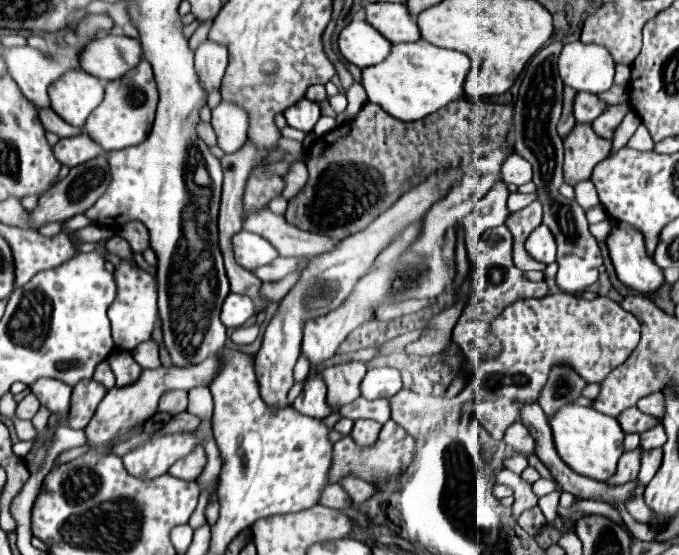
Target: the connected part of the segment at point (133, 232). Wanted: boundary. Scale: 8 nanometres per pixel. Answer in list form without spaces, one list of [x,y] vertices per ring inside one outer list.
[[[131,220],[127,222],[123,228],[121,228],[121,236],[129,242],[131,250],[133,252],[143,252],[145,248],[149,248],[149,232],[147,228],[137,222],[137,220]]]

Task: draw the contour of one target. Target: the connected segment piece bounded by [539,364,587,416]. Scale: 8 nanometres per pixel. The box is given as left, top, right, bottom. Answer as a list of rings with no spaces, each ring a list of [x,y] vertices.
[[[557,364],[555,370],[549,372],[547,384],[539,394],[539,406],[547,416],[551,416],[555,408],[577,400],[585,386],[587,382],[573,368],[567,368],[567,364]]]

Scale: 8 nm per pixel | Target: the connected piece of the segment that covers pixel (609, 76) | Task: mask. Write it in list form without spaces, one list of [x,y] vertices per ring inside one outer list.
[[[569,42],[563,46],[563,52],[559,56],[559,74],[565,84],[573,86],[577,92],[593,92],[601,94],[607,92],[613,86],[613,74],[615,74],[615,62],[607,48],[595,46],[595,44],[583,44],[583,42]]]

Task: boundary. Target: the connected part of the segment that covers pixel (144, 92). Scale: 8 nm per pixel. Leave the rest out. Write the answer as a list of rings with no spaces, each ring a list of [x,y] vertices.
[[[141,60],[141,64],[131,68],[127,76],[107,82],[105,98],[95,108],[95,112],[91,112],[91,116],[87,118],[85,130],[105,152],[135,146],[147,138],[153,126],[157,102],[159,102],[159,94],[157,94],[157,84],[153,80],[151,64],[147,64],[147,60]]]

